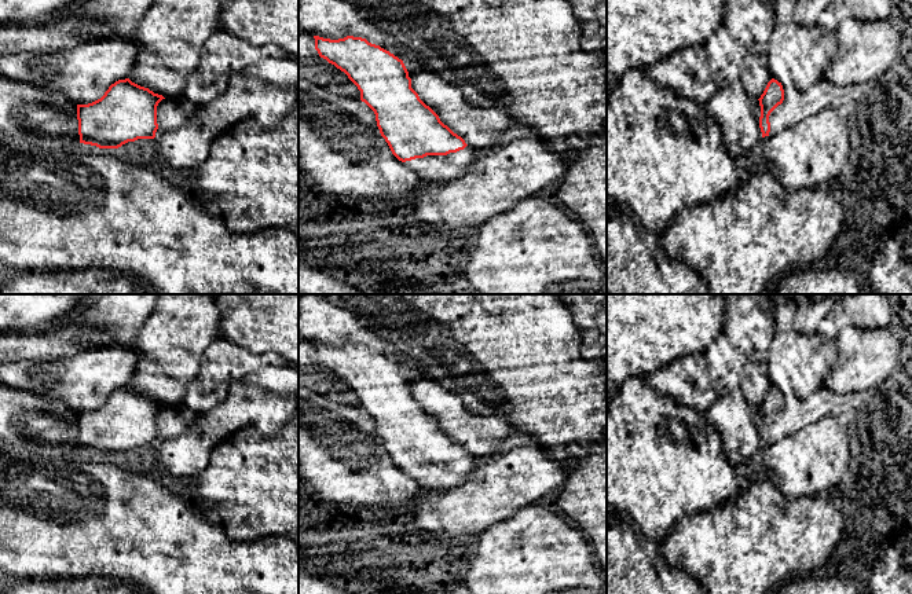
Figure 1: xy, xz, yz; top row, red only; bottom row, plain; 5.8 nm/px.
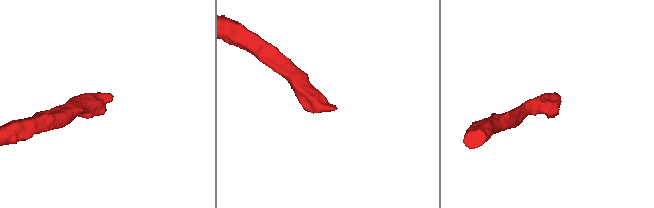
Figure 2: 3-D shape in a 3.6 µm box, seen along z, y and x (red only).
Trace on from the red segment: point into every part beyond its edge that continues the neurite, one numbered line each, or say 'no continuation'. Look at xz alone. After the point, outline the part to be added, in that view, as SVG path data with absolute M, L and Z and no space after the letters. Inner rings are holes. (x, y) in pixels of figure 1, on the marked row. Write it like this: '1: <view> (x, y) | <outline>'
1: xz (453, 167) | M466 146L464 150L447 155L426 155L403 164L417 173L421 183L451 183L469 172L475 158L476 148Z

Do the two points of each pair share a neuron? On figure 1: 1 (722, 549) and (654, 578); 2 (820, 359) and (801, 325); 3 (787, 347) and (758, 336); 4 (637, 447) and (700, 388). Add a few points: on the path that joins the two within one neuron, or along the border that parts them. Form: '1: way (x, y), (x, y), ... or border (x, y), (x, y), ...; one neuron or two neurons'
1: border (658, 553), (669, 564), (682, 568), (699, 579); two neurons
2: border (776, 332), (804, 332), (806, 334); two neurons
3: border (776, 333), (768, 351), (768, 371); two neurons
4: border (654, 389), (703, 414); two neurons

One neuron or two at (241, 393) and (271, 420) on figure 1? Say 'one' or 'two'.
one

